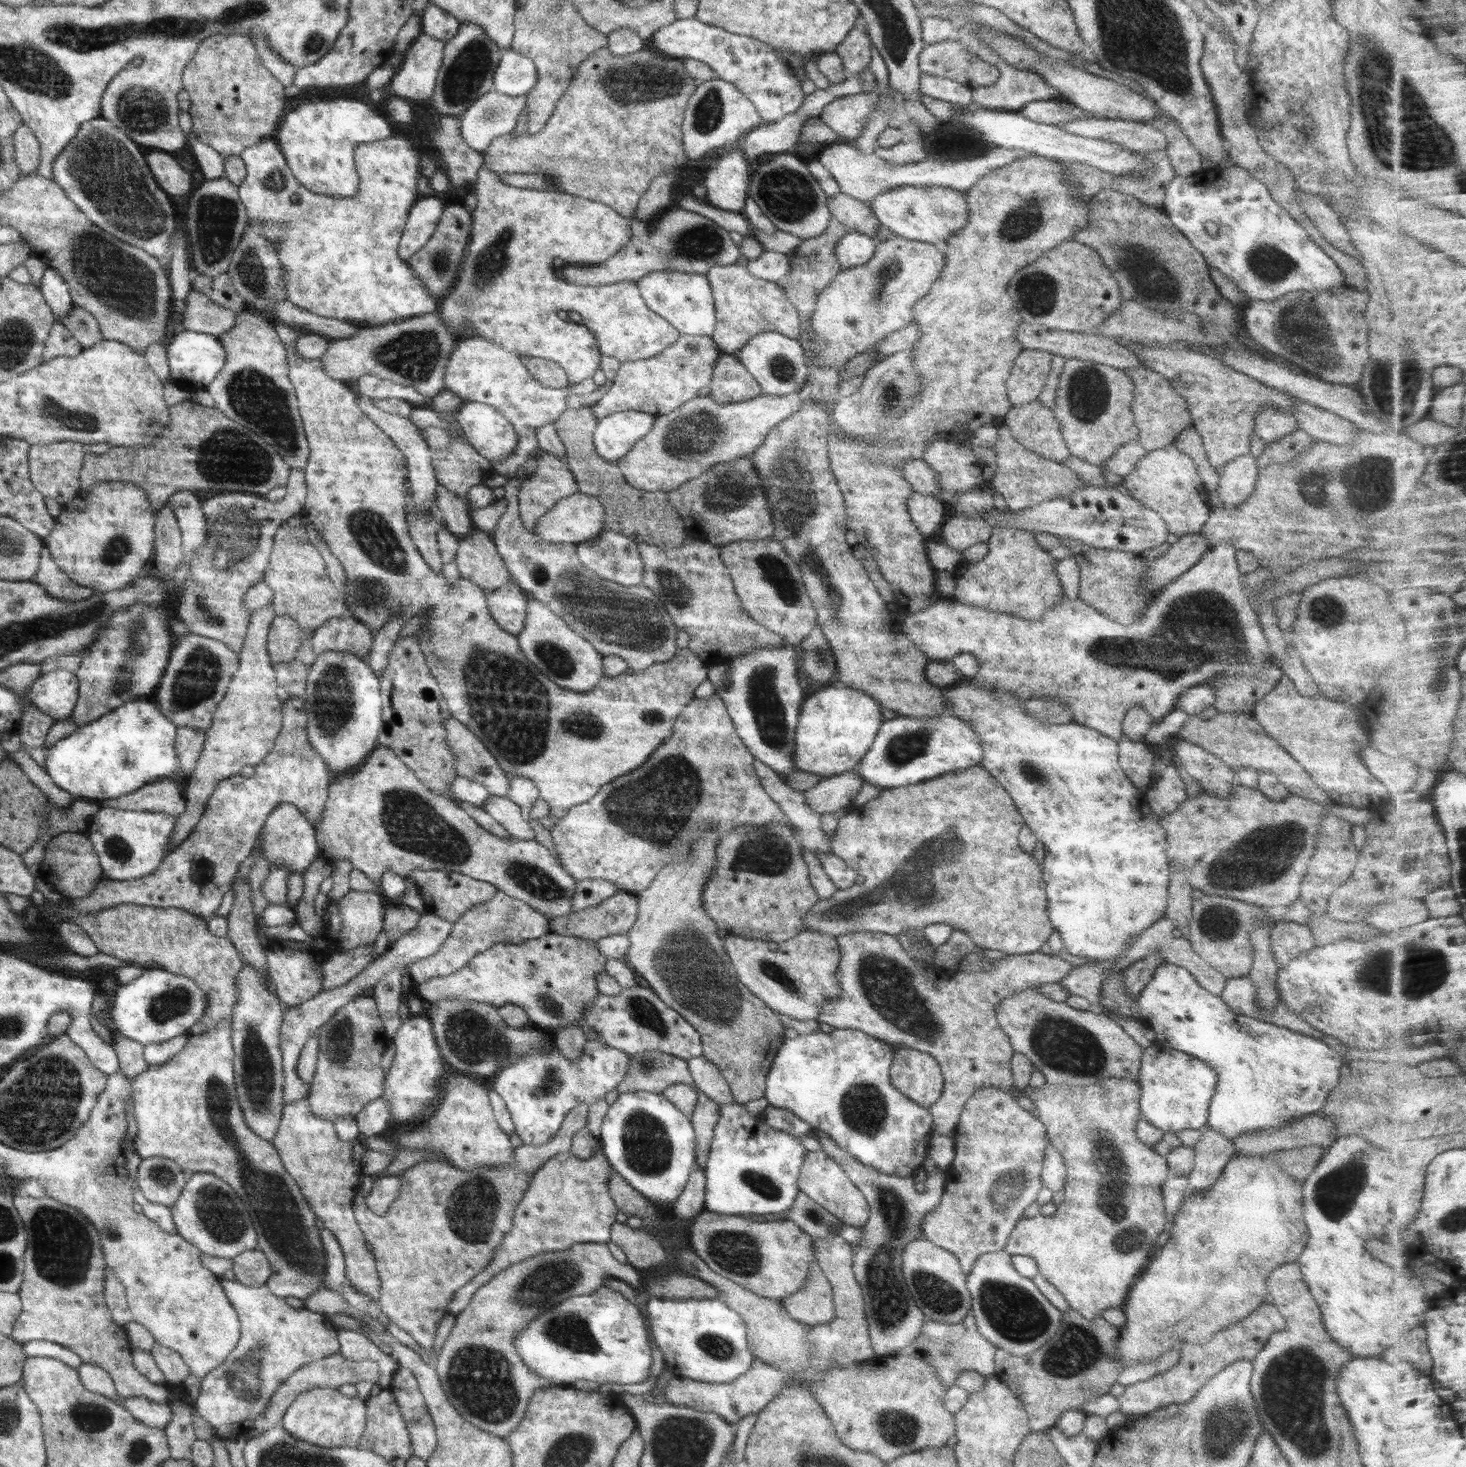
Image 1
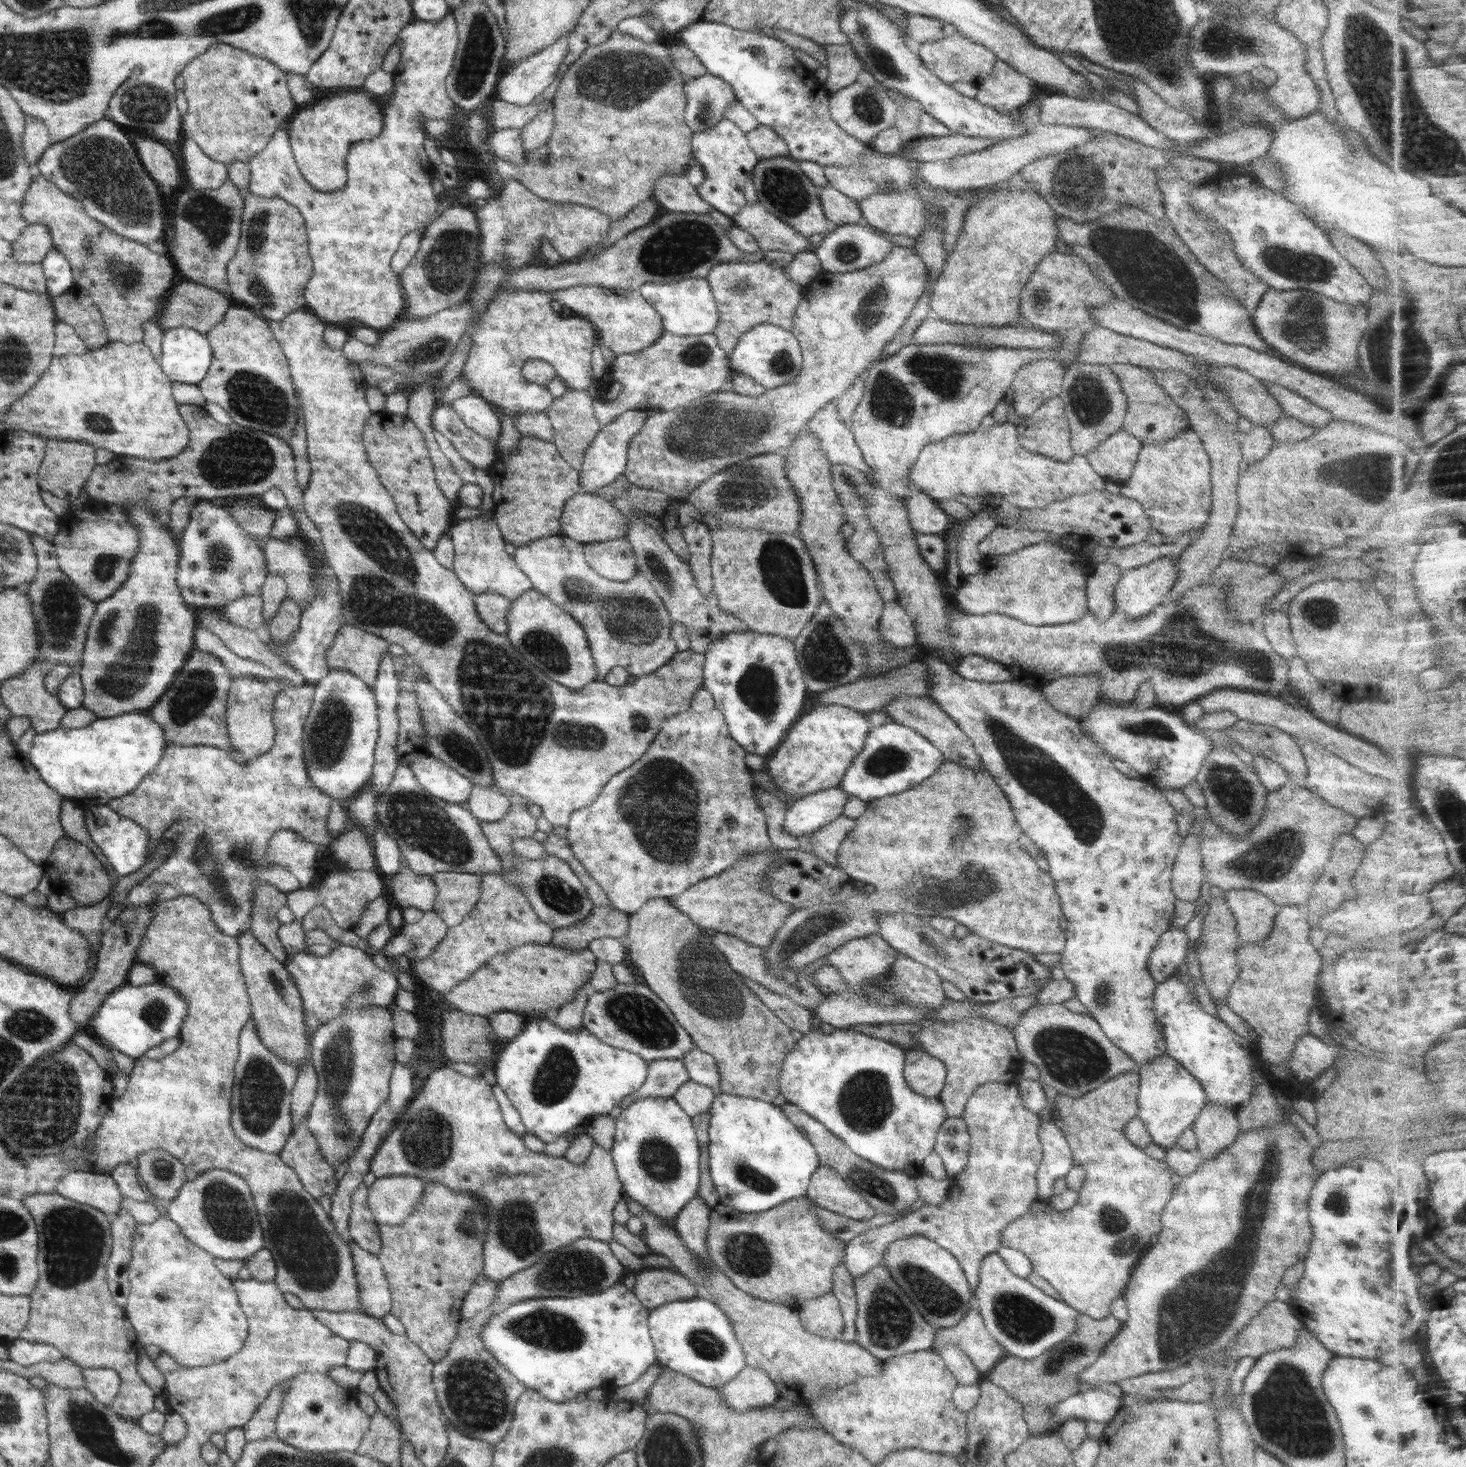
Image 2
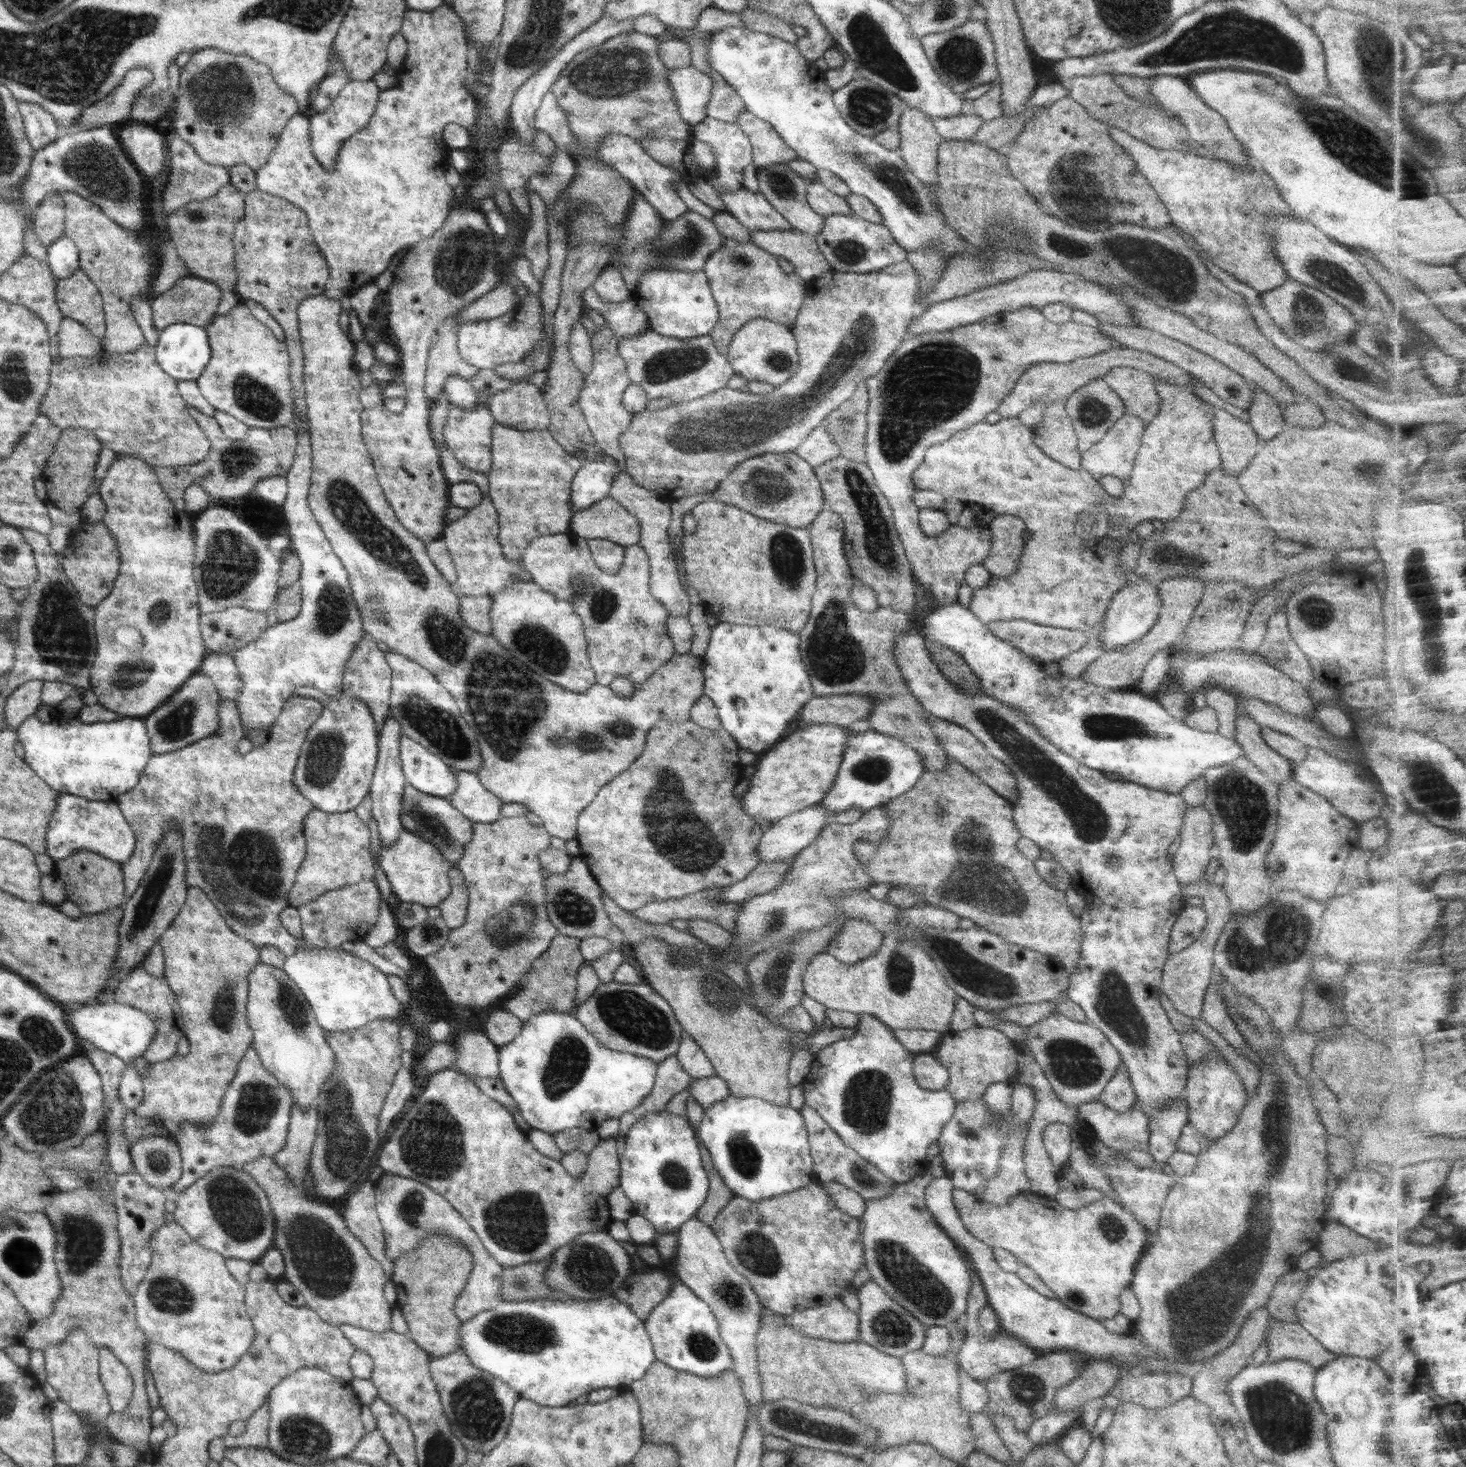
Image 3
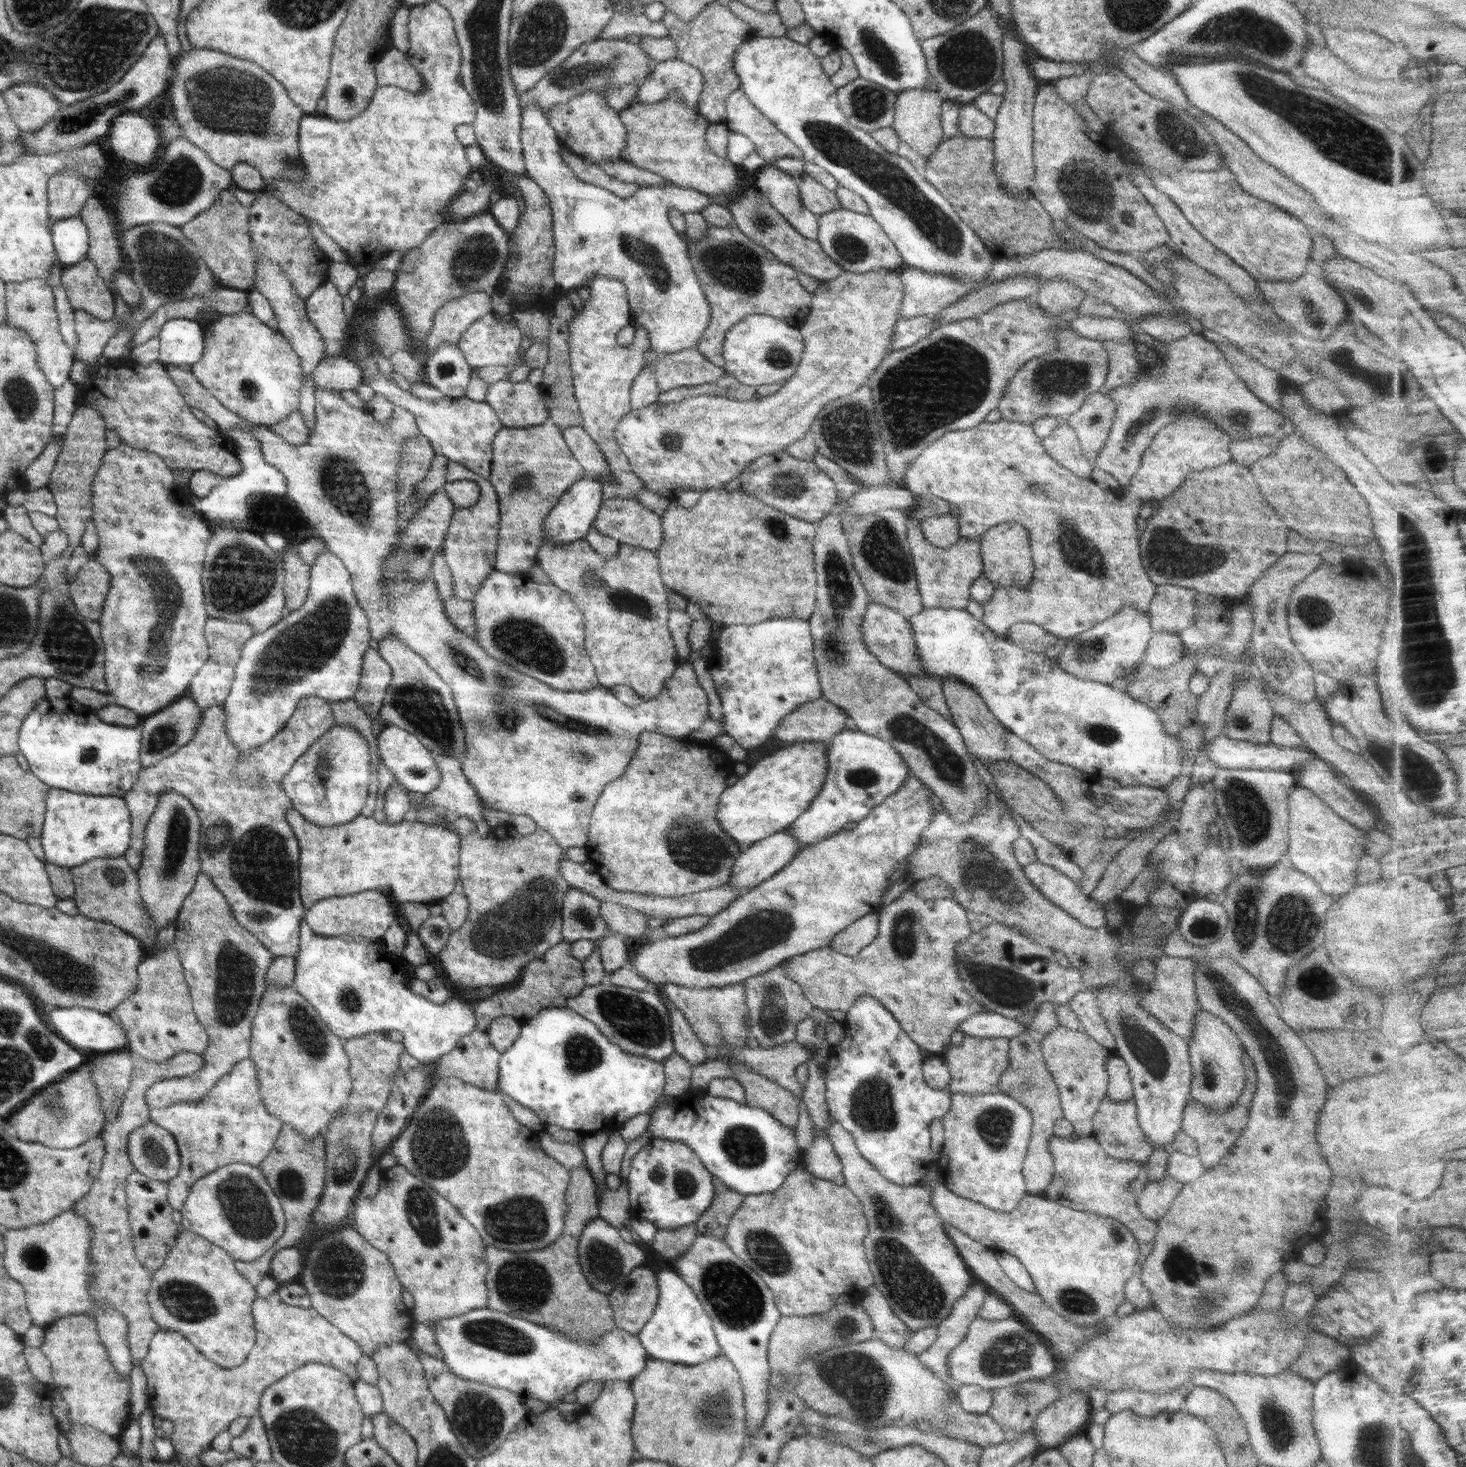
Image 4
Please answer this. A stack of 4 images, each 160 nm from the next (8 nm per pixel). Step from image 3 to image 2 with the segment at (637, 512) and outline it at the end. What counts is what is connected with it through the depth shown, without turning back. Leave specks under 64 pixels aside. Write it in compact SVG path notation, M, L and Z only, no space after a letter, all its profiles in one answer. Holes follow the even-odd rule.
M636 517L631 520L627 528L626 538L632 545L637 570L646 577L646 581L650 582L658 598L665 604L671 622L680 623L686 628L690 639L690 649L694 652L705 654L707 645L715 638L732 634L732 632L750 630L740 619L726 614L718 606L714 586L709 596L701 594L692 575L691 566L672 552L657 528L648 524L642 517Z

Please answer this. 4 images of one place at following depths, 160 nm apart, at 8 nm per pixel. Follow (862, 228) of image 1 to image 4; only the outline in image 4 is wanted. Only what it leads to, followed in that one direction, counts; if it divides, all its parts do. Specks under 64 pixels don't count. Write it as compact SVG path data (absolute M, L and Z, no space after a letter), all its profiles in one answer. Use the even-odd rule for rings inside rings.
M794 176L794 182L797 182L804 207L813 214L820 216L842 208L836 193L816 182L811 176Z

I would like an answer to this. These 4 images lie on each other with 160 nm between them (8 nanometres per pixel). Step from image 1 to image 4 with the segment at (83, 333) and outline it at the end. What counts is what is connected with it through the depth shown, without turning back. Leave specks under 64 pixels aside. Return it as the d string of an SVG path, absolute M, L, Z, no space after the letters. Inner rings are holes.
M84 259L61 270L61 283L74 310L85 310L97 319L115 317L115 300L96 265Z

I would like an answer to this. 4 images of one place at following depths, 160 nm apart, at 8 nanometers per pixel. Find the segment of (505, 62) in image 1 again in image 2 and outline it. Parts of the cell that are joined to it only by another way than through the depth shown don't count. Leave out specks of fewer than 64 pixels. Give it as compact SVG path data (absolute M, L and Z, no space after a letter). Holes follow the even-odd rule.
M563 37L554 44L546 46L544 50L528 58L517 60L512 66L501 72L495 87L495 96L499 100L504 100L506 103L520 107L534 102L534 98L542 95L542 93L554 83L554 77L556 77L556 73L558 73L562 61L569 53L567 48L566 37Z

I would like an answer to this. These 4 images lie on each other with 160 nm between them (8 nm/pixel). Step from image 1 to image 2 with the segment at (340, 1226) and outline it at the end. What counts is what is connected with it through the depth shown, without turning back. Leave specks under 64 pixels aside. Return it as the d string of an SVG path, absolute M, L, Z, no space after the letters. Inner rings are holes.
M306 1118L293 1126L280 1158L294 1170L304 1188L315 1198L332 1196L337 1184L335 1167L319 1151L315 1136L307 1128ZM348 1240L357 1272L359 1301L367 1317L387 1319L391 1310L391 1292L379 1258Z

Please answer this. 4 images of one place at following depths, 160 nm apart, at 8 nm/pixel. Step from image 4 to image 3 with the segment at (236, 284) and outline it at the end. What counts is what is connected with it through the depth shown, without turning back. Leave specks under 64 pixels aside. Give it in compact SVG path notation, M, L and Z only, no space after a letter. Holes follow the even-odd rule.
M228 183L214 196L200 202L193 200L186 207L176 209L170 213L170 217L166 217L169 237L192 276L206 279L220 289L222 296L215 312L216 316L230 312L243 301L235 290L238 277L235 269L237 254L233 236L235 226L244 217L246 195L247 193Z

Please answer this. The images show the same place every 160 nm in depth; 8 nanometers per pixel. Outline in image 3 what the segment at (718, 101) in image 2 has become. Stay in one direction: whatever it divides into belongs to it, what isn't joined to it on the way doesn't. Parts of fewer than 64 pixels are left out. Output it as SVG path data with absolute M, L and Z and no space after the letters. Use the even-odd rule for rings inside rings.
M692 65L684 68L669 69L668 83L680 107L681 118L695 125L707 118L706 108L712 97L712 79L710 75Z

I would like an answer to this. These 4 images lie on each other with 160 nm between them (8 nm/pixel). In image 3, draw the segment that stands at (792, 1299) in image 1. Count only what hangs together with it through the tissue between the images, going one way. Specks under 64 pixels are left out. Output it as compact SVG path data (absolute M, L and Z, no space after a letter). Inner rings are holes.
M838 1299L829 1300L822 1306L798 1311L786 1321L793 1330L832 1342L858 1340L859 1318Z

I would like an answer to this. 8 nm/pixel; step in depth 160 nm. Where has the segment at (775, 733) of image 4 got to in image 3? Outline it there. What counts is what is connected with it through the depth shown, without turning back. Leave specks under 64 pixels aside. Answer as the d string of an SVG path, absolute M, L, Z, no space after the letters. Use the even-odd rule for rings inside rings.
M864 695L814 696L801 708L798 717L806 724L837 724L848 727L856 720L866 719L874 703Z

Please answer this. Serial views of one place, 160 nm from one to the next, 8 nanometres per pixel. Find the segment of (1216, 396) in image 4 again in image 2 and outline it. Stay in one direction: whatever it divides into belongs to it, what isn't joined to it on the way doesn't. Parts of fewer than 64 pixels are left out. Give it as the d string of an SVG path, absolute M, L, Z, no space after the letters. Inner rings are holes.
M1122 428L1107 436L1085 457L1105 481L1121 484L1132 476L1142 447L1138 438Z

